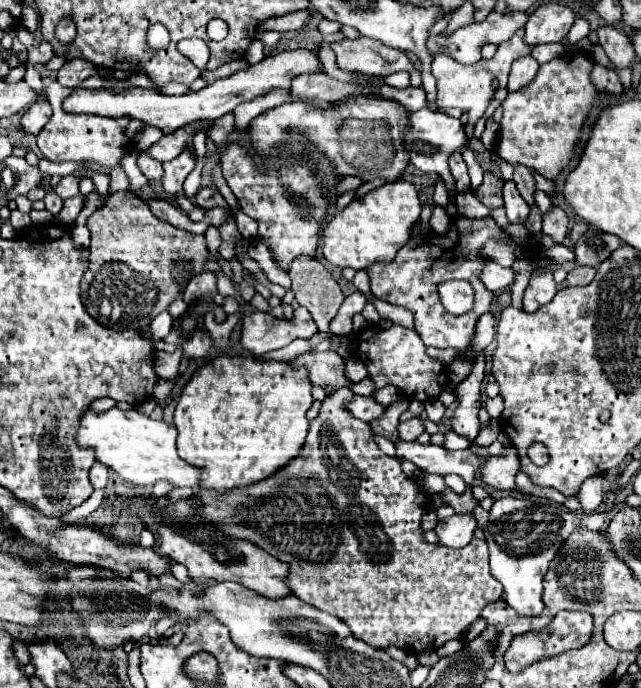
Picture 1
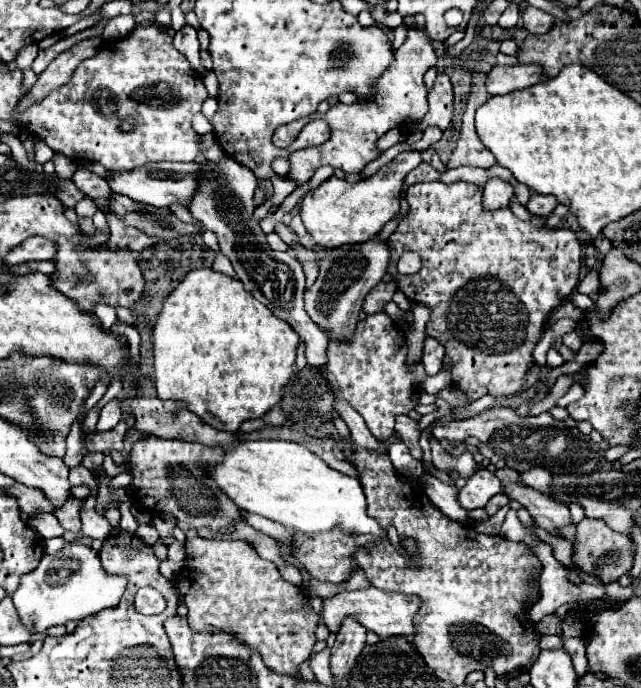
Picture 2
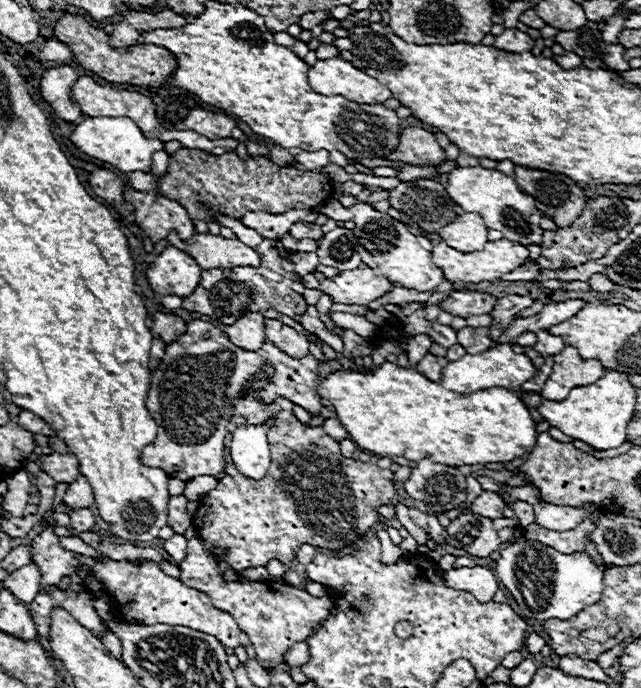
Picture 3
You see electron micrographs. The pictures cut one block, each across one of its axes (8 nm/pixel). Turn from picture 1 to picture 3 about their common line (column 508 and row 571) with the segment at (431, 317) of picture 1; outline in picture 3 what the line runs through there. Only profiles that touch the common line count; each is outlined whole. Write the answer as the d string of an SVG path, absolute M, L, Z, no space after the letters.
M270 362L262 366L262 370L248 380L250 390L248 394L238 394L232 400L232 418L226 426L228 430L228 440L232 430L238 424L262 424L268 416L276 416L276 426L268 432L268 444L270 444L270 456L272 456L272 466L268 470L268 478L262 480L250 480L244 478L236 468L230 458L230 454L224 454L226 468L224 468L224 478L218 480L218 486L202 500L194 514L194 528L198 530L198 536L202 542L206 542L206 548L212 554L222 554L226 548L228 552L228 564L240 572L246 568L256 568L256 566L266 566L272 558L280 560L282 564L290 566L292 560L296 558L296 548L300 544L312 544L322 550L340 550L354 546L368 528L376 522L378 518L378 508L388 504L396 496L396 484L394 484L394 474L390 470L382 470L376 464L362 464L352 458L344 458L340 452L340 446L334 438L330 438L326 432L306 432L308 426L300 424L294 414L292 414L292 402L284 396L278 396L272 404L264 404L256 398L256 390L264 388L266 382L274 376L274 368Z

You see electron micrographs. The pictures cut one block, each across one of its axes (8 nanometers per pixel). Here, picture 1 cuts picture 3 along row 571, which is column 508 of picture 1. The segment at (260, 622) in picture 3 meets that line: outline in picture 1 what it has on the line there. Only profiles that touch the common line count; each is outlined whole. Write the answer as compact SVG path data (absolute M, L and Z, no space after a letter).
M508 180L504 184L504 208L506 208L506 214L508 214L508 220L510 222L524 222L528 212L530 212L530 206L526 204L526 200L520 196L518 188L516 188L516 182L514 180Z

